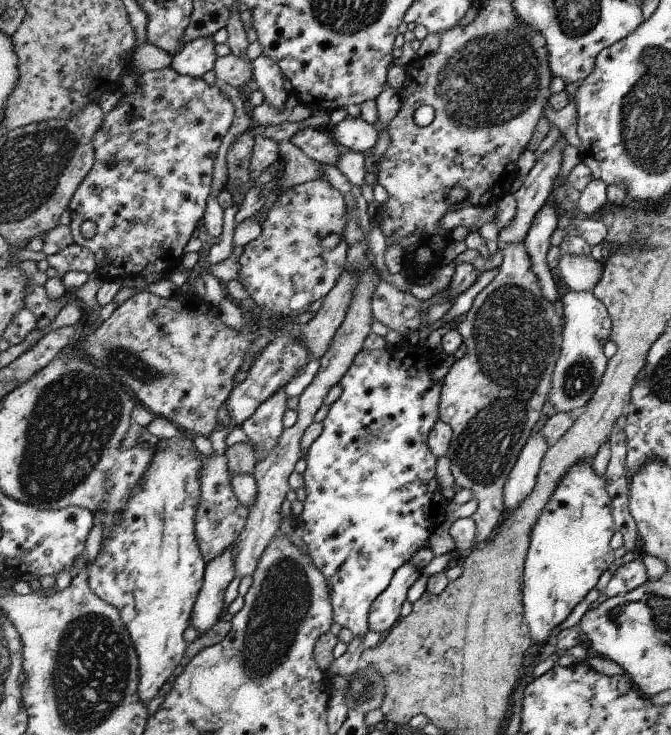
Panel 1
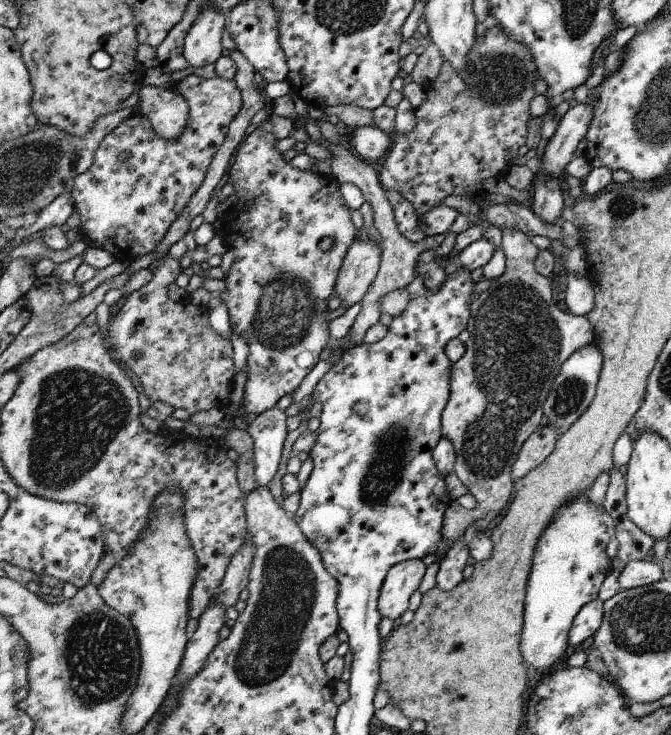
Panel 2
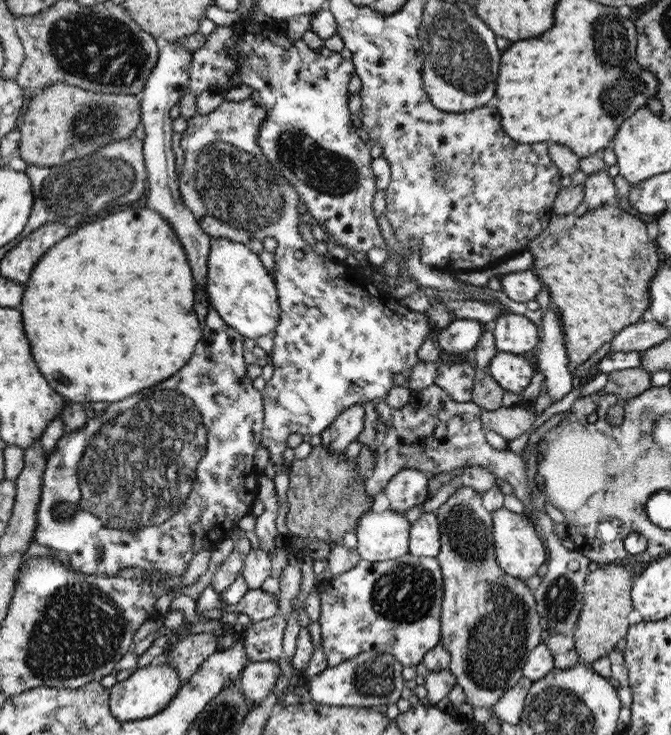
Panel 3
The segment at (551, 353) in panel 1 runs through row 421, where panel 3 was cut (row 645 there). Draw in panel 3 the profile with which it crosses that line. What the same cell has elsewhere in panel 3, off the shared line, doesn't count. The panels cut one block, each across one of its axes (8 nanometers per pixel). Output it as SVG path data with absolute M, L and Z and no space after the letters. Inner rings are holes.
M458 486L454 492L455 494L451 495L448 501L444 502L435 512L441 535L440 552L438 553L438 557L436 557L436 561L439 563L443 575L443 601L440 618L441 644L444 649L450 652L450 664L448 665L448 669L451 671L452 676L454 676L456 684L462 686L466 696L466 703L471 704L473 708L486 708L486 710L490 710L490 708L506 694L506 690L512 688L512 686L522 678L522 672L528 654L544 642L544 635L547 630L543 625L541 616L538 614L534 593L526 585L526 581L506 575L504 570L498 565L496 554L494 553L495 545L492 537L492 517L491 514L483 508L483 496L478 493L478 491L474 490L474 488L466 486Z

